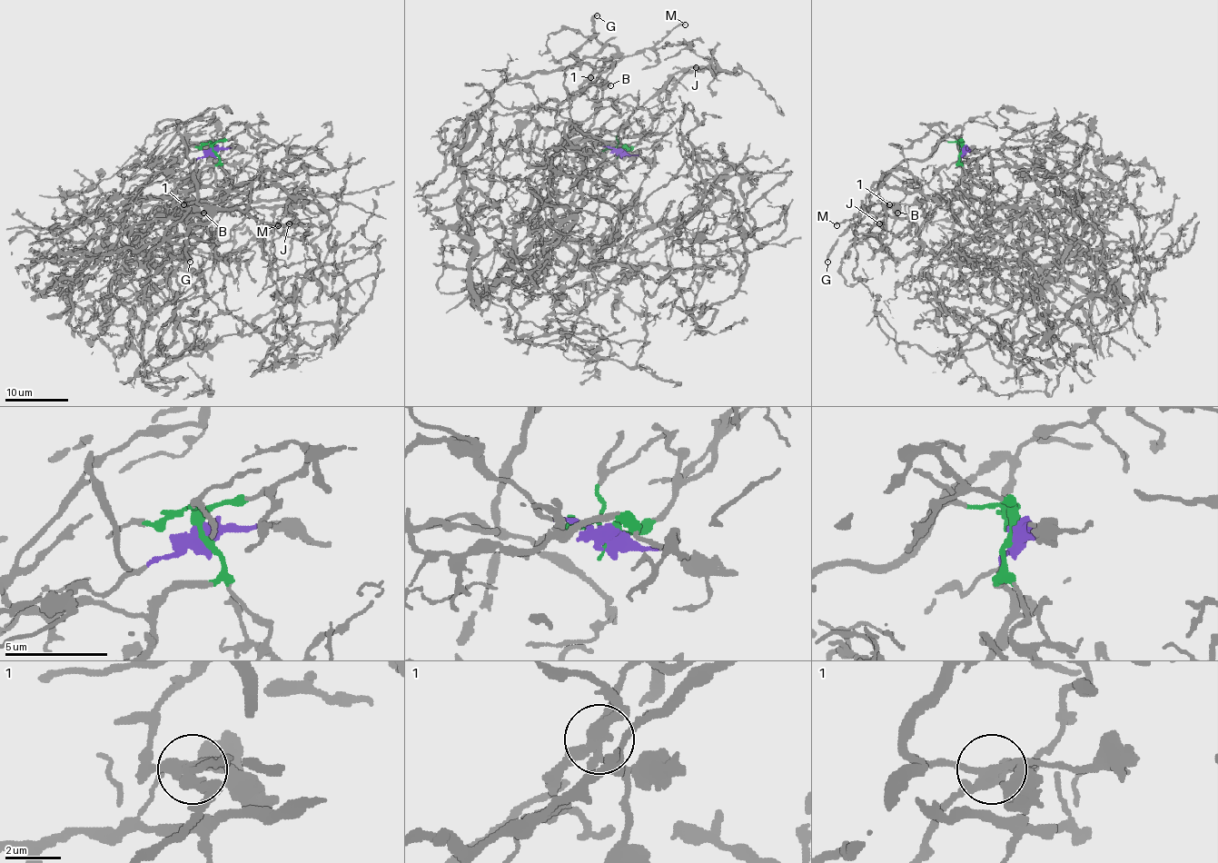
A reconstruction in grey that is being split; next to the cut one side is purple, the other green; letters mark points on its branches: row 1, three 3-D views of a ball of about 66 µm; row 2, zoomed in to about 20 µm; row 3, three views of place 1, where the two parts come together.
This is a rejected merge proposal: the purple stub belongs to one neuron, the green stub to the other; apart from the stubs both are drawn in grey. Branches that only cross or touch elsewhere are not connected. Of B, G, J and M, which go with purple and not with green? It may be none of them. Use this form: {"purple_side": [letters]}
{"purple_side": ["B", "G", "M"]}

